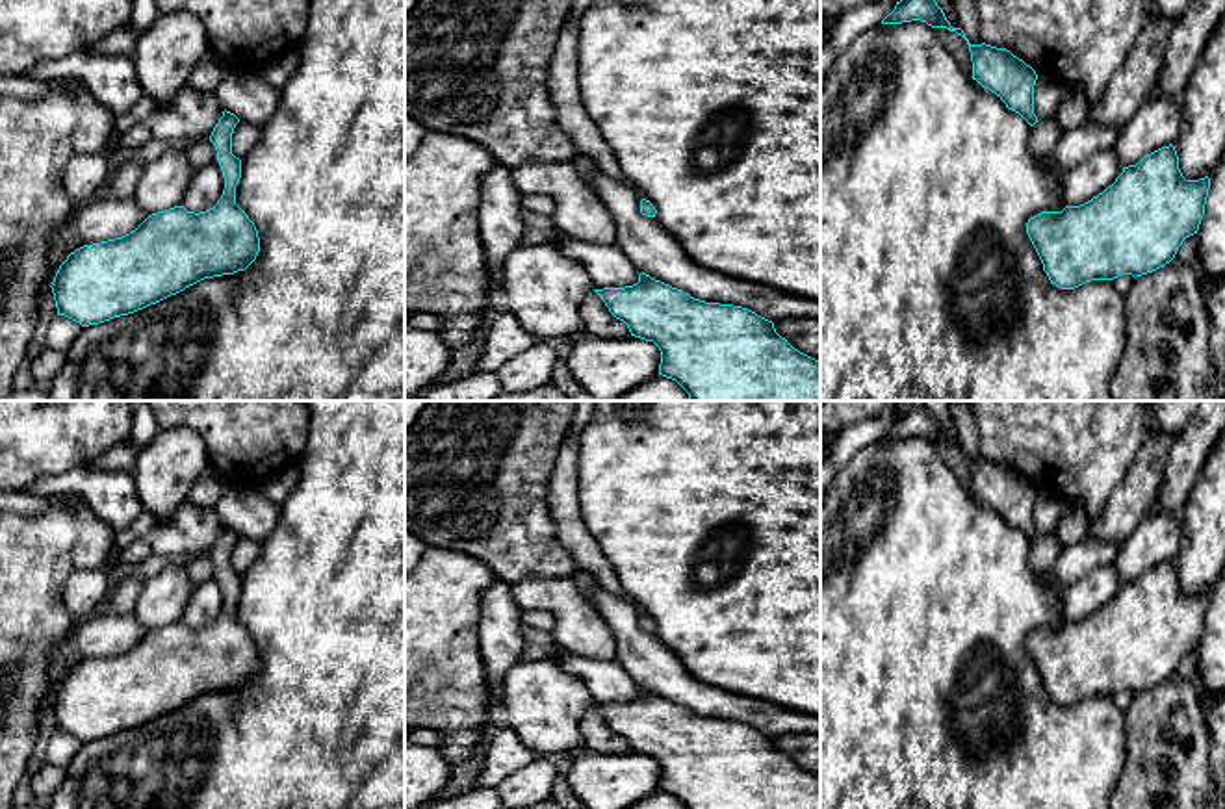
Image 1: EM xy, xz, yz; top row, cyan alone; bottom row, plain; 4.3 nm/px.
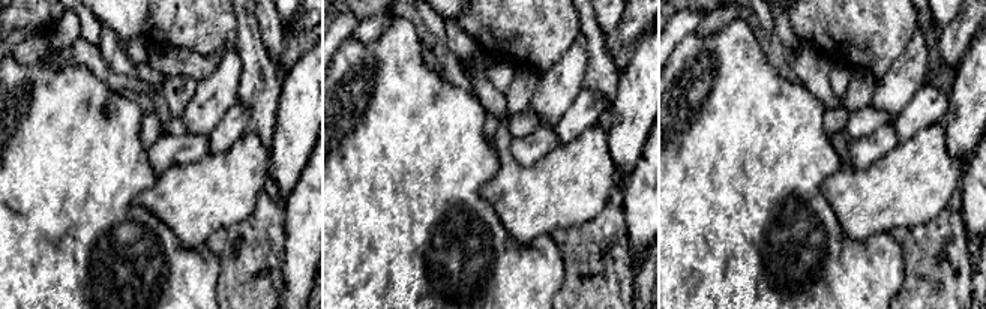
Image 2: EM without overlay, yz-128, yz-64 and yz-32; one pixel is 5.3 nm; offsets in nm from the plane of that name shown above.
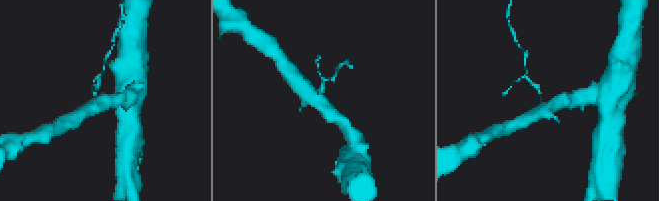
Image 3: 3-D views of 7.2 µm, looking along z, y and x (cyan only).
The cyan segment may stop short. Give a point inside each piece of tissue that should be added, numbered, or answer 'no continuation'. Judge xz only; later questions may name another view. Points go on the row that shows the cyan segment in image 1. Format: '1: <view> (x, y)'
no continuation

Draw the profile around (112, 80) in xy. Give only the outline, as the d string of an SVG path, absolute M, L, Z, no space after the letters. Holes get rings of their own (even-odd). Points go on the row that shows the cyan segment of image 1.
M74 52L63 59L52 59L37 65L32 80L54 82L74 78L113 115L128 113L141 98L135 89L137 76L132 58L97 56Z

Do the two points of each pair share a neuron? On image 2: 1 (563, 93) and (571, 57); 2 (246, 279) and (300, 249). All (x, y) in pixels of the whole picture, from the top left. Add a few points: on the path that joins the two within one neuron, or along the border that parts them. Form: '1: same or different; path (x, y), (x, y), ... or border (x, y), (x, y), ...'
1: same; path (563, 84), (571, 66)
2: different; border (285, 222), (284, 288), (279, 293)

